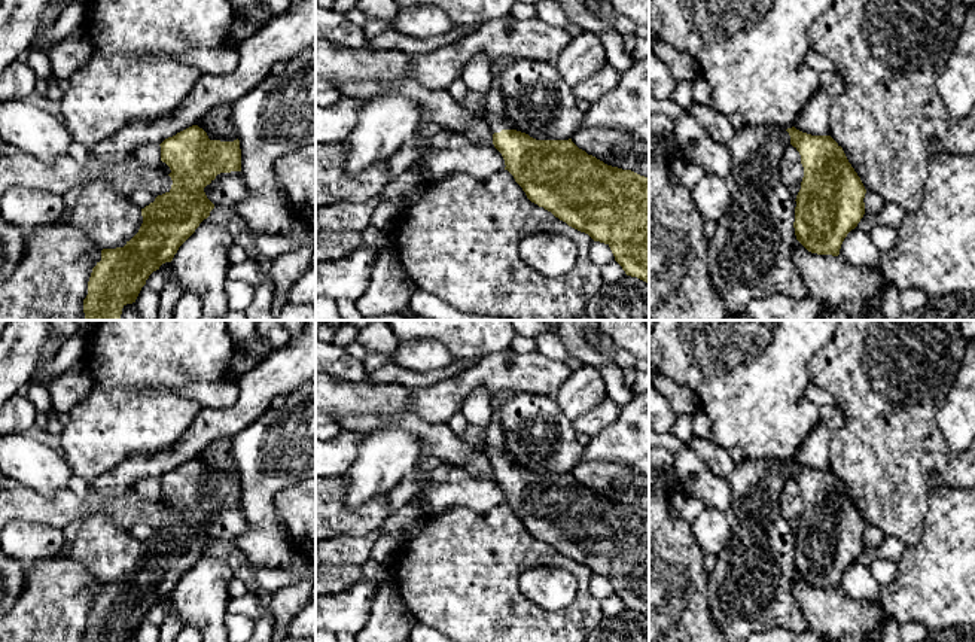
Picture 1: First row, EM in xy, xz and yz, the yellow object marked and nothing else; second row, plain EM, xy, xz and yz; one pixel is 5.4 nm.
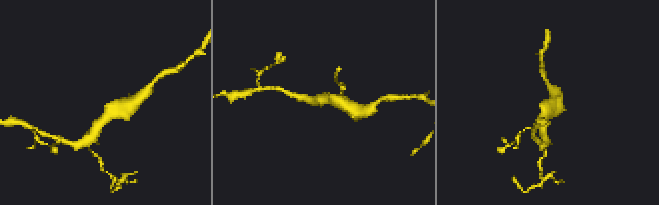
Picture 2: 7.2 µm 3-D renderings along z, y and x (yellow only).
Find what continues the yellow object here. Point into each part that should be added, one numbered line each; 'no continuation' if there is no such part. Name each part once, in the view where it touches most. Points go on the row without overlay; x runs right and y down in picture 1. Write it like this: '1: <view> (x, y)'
1: xz (494, 440)

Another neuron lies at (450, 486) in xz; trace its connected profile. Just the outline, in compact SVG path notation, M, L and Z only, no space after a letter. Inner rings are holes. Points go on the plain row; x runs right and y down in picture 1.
M448 462L430 471L429 486L418 492L420 515L432 517L453 508L484 512L505 503L505 493L494 478L473 477L466 468Z

